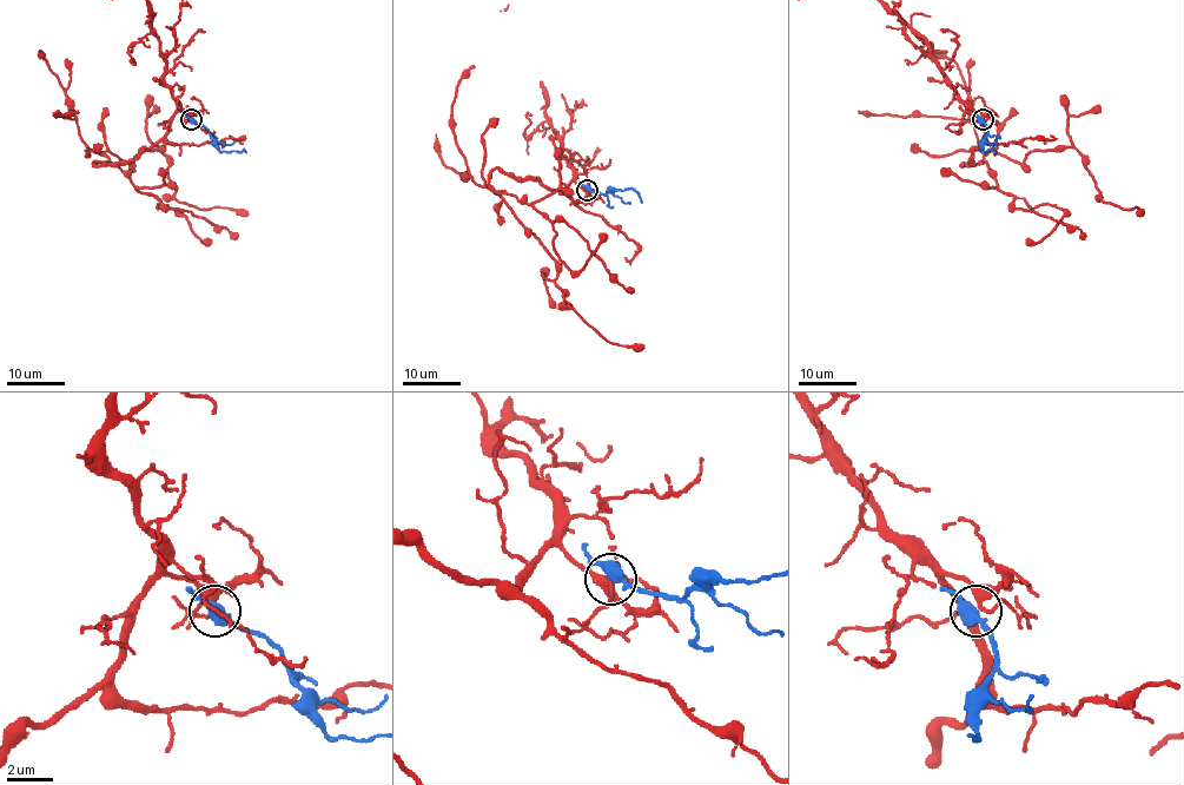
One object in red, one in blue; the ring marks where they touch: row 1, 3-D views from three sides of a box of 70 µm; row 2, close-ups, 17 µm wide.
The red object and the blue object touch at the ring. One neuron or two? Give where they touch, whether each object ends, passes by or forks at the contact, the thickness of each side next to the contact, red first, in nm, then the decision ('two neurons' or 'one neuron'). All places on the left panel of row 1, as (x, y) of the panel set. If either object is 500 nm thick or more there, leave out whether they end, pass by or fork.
place (191, 119); red forks; blue passes by; calibres 280 and 480 nm; one neuron

